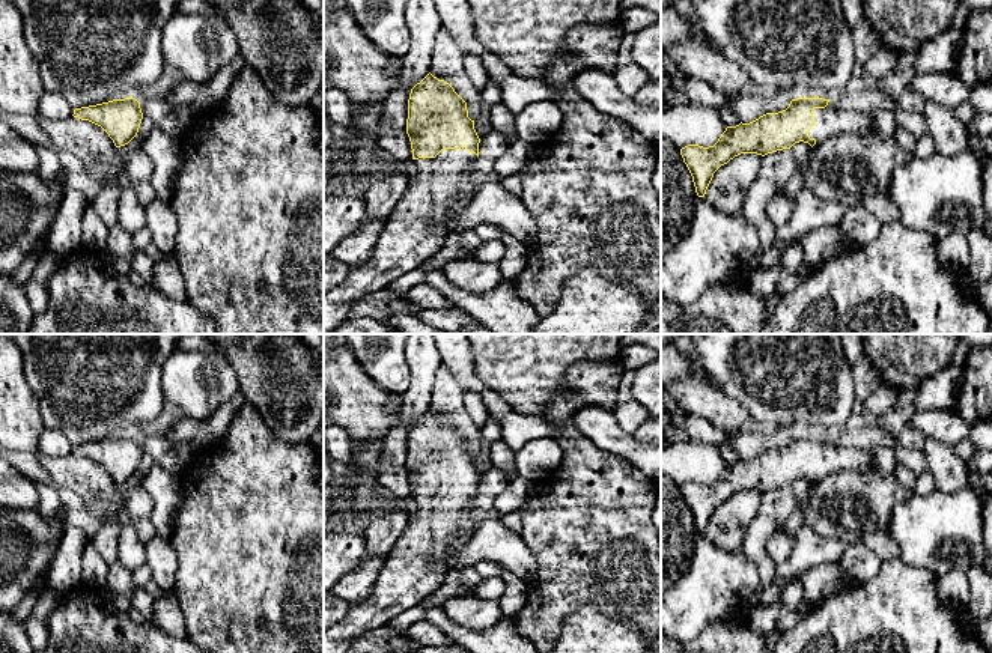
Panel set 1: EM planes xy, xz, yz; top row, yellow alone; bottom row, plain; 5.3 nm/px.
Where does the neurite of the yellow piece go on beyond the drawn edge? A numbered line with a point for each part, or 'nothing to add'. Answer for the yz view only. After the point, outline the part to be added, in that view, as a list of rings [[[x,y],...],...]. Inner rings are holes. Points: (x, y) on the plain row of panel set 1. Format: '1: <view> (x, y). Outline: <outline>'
1: yz (833, 456). Outline: [[[832,438],[825,445],[814,445],[813,457],[816,460],[810,465],[808,474],[816,480],[841,469],[873,469],[870,450],[847,448]]]

